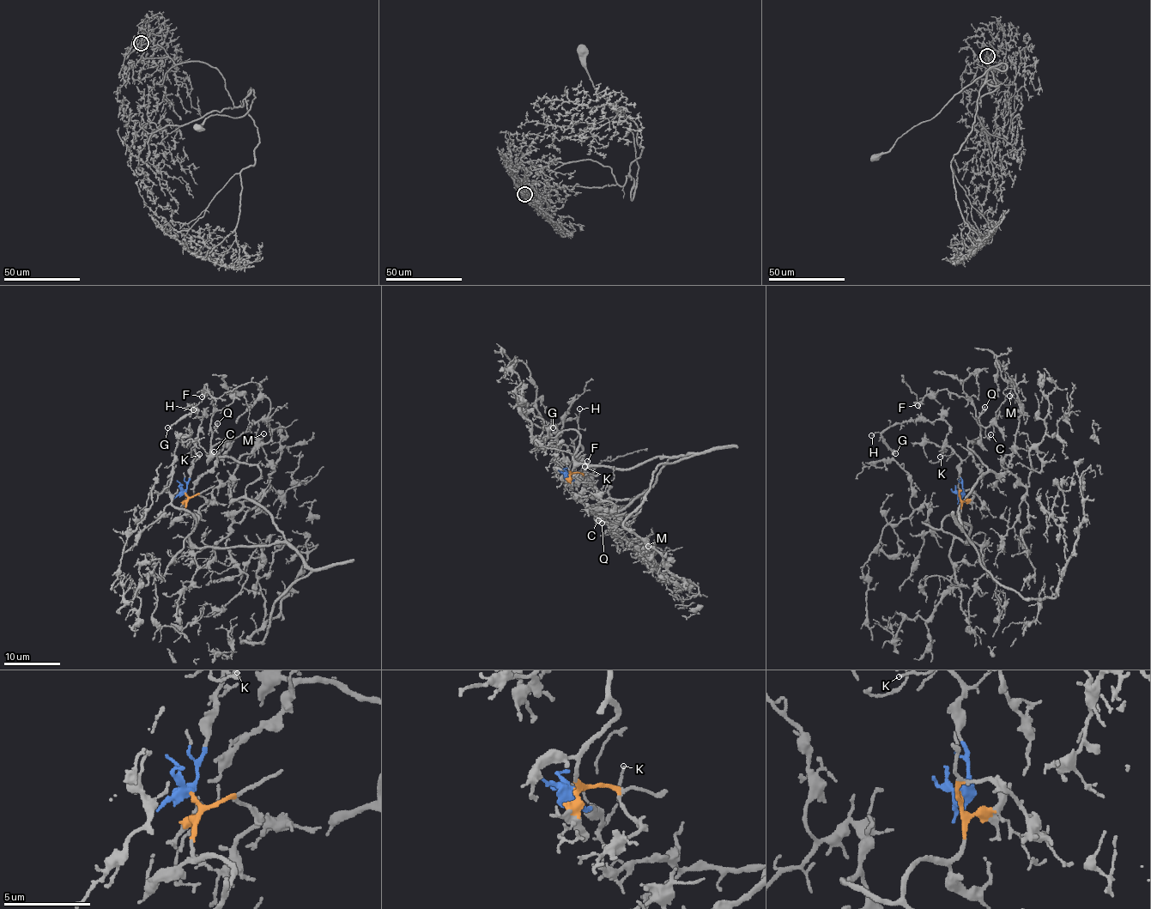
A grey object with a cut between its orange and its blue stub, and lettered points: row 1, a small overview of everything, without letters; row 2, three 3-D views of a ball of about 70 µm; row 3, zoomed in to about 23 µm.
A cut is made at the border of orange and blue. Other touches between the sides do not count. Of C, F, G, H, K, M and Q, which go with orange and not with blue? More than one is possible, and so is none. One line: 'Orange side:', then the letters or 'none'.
Orange side: C, F, M, Q

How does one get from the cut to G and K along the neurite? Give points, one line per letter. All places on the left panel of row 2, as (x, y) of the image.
G: (184, 492), (202, 420), (190, 404), (192, 409), (167, 428)
K: (184, 492), (191, 461), (200, 453)

